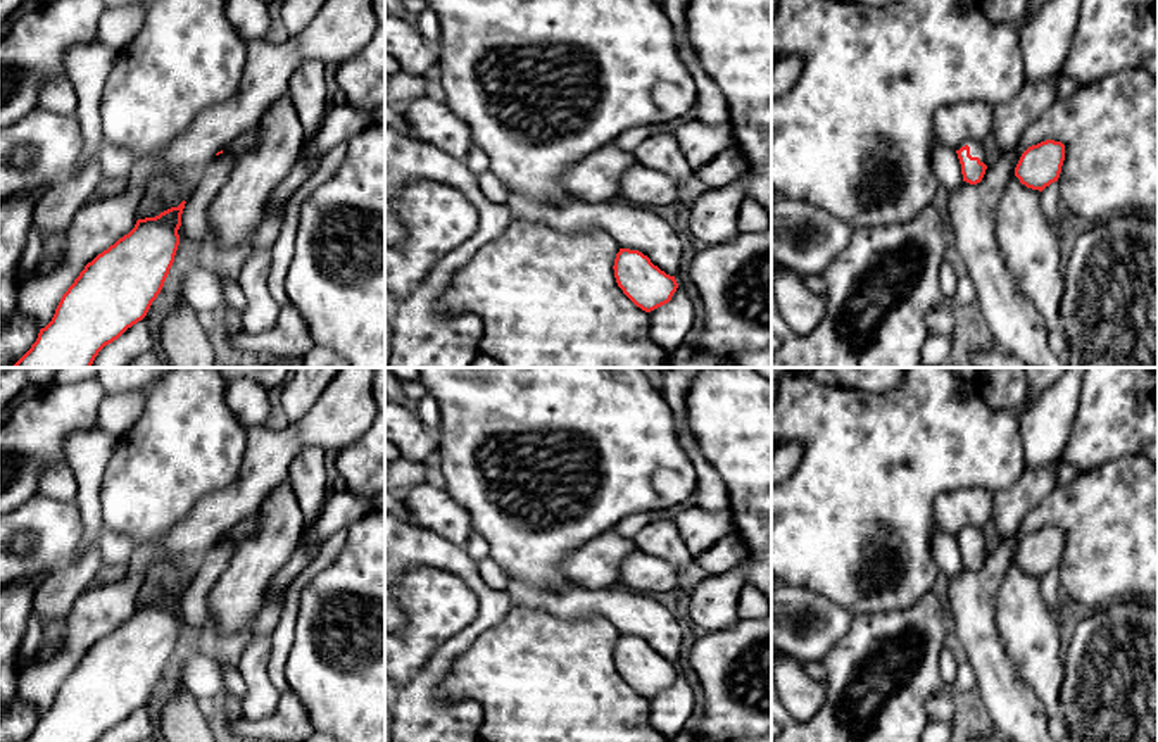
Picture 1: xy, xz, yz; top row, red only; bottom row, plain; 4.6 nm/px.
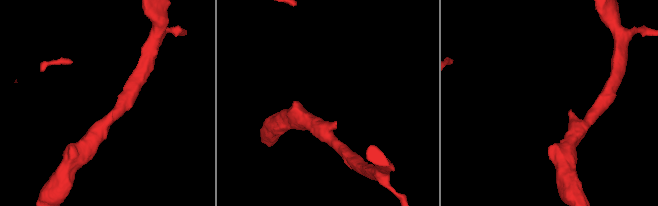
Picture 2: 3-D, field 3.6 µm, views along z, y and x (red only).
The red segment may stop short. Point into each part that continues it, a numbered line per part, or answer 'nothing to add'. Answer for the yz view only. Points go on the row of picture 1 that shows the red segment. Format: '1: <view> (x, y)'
1: yz (975, 147)

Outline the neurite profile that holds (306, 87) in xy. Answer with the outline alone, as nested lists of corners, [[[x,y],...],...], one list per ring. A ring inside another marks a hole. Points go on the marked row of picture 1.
[[[316,59],[304,60],[290,76],[286,91],[304,128],[304,145],[318,133],[326,112],[324,64]]]

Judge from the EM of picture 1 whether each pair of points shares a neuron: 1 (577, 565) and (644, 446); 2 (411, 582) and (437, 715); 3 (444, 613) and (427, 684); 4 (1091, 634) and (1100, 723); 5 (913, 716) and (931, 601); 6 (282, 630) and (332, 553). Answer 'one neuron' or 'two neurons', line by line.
1: two neurons
2: two neurons
3: two neurons
4: one neuron
5: one neuron
6: one neuron

